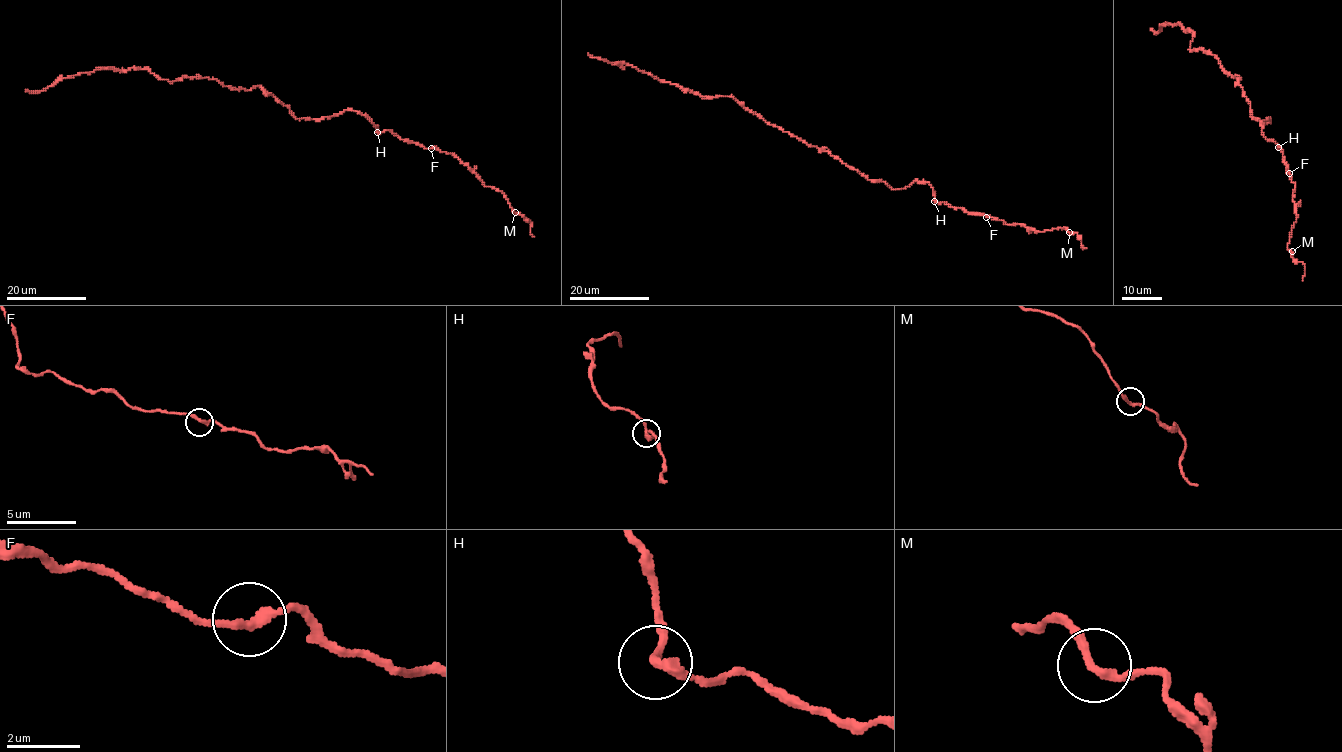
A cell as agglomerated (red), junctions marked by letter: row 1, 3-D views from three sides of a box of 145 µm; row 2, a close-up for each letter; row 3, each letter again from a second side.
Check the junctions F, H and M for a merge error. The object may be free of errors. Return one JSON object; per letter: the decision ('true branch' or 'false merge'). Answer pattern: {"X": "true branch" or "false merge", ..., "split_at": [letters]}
{"F": "true branch", "H": "true branch", "M": "true branch", "split_at": []}

